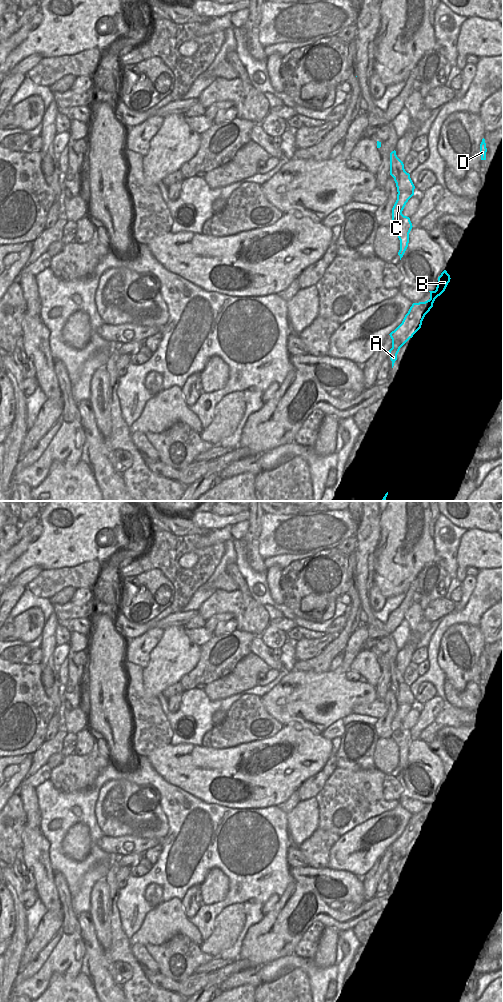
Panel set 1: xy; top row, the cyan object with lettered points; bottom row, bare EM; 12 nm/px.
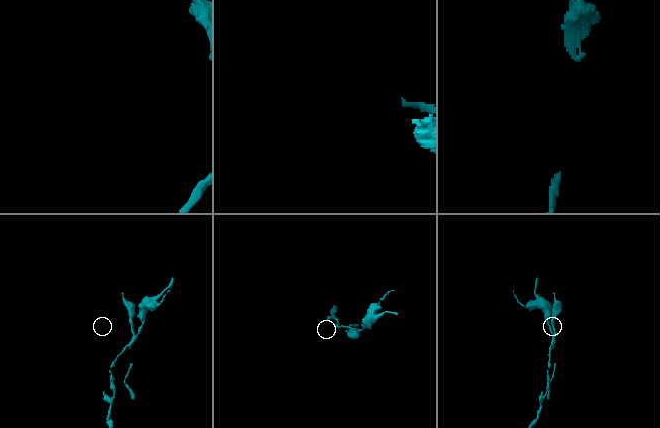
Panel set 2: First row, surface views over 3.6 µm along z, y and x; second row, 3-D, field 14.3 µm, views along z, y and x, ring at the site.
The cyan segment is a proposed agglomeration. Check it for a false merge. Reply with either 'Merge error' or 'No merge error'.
Merge error.

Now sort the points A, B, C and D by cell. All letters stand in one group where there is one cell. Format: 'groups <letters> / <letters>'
groups A C / B D

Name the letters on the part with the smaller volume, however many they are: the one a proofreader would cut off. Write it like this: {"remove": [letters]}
{"remove": ["A", "C"]}

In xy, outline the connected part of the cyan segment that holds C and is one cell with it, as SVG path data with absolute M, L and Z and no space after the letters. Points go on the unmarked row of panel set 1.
M396 663L390 665L390 687L394 690L397 699L397 712L392 720L392 739L398 746L400 772L403 769L409 755L409 745L412 741L410 730L404 728L402 723L408 712L414 707L415 698L410 686L404 681L403 674L397 669Z

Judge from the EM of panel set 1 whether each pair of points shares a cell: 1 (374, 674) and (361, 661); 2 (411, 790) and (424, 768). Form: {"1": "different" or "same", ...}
{"1": "same", "2": "same"}

